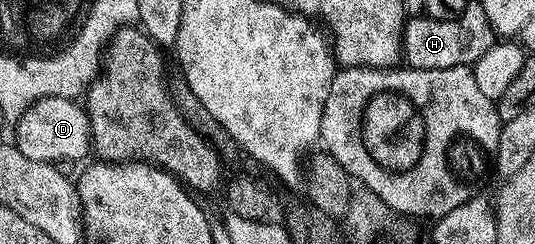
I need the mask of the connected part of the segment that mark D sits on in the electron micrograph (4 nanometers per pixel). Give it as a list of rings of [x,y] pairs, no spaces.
[[[44,98],[31,104],[17,122],[17,148],[31,160],[63,164],[82,158],[90,150],[90,116],[74,98]]]

